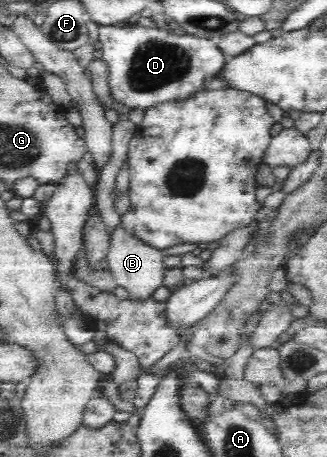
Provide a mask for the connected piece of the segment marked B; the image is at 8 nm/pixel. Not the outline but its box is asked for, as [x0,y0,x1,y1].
[106,223,167,300]

